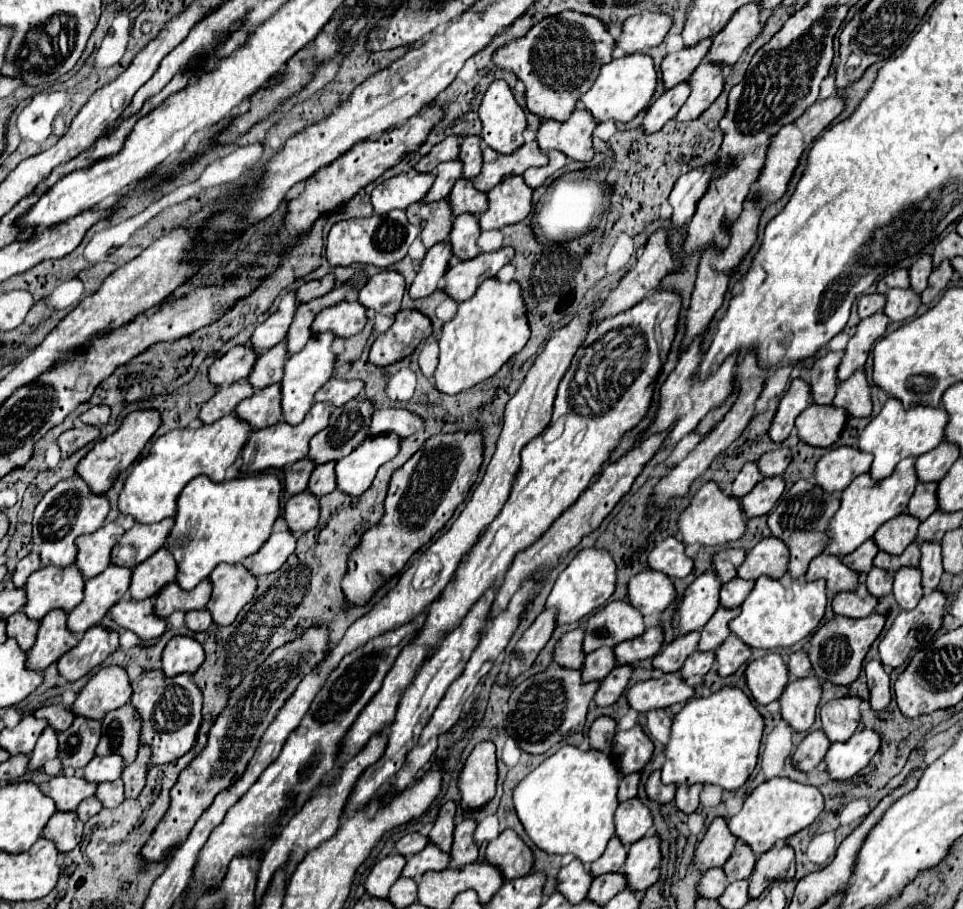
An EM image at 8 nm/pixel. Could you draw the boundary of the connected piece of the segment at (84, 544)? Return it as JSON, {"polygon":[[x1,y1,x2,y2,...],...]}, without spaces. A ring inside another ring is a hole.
{"polygon":[[109,522,101,526,97,532,77,538,79,554,75,564,79,566,81,572,85,572,85,578,97,576,111,564,111,550,123,534,123,526,119,526,117,522]]}

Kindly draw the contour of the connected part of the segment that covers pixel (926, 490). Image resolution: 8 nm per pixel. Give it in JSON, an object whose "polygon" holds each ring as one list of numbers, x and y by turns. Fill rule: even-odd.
{"polygon":[[919,482,907,512,919,520,925,520,935,510,937,510,937,482]]}

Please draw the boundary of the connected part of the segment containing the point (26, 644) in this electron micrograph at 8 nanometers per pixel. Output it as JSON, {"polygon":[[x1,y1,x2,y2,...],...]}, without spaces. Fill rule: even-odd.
{"polygon":[[15,612,13,616,9,616,7,620,7,636,15,638,21,646,21,650,29,650,33,646,37,628,39,628,39,620,29,620,25,616,25,612]]}

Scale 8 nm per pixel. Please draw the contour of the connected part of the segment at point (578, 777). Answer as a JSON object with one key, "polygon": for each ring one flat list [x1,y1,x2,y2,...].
{"polygon":[[563,744,553,756,545,758,513,792,513,802,519,820,523,822,529,838,549,854,573,854,583,864,591,864,597,860,607,842,613,838,613,812,617,810,617,784,621,778,621,770,617,768,617,760,611,758,609,752,597,750,581,750,573,744]]}

